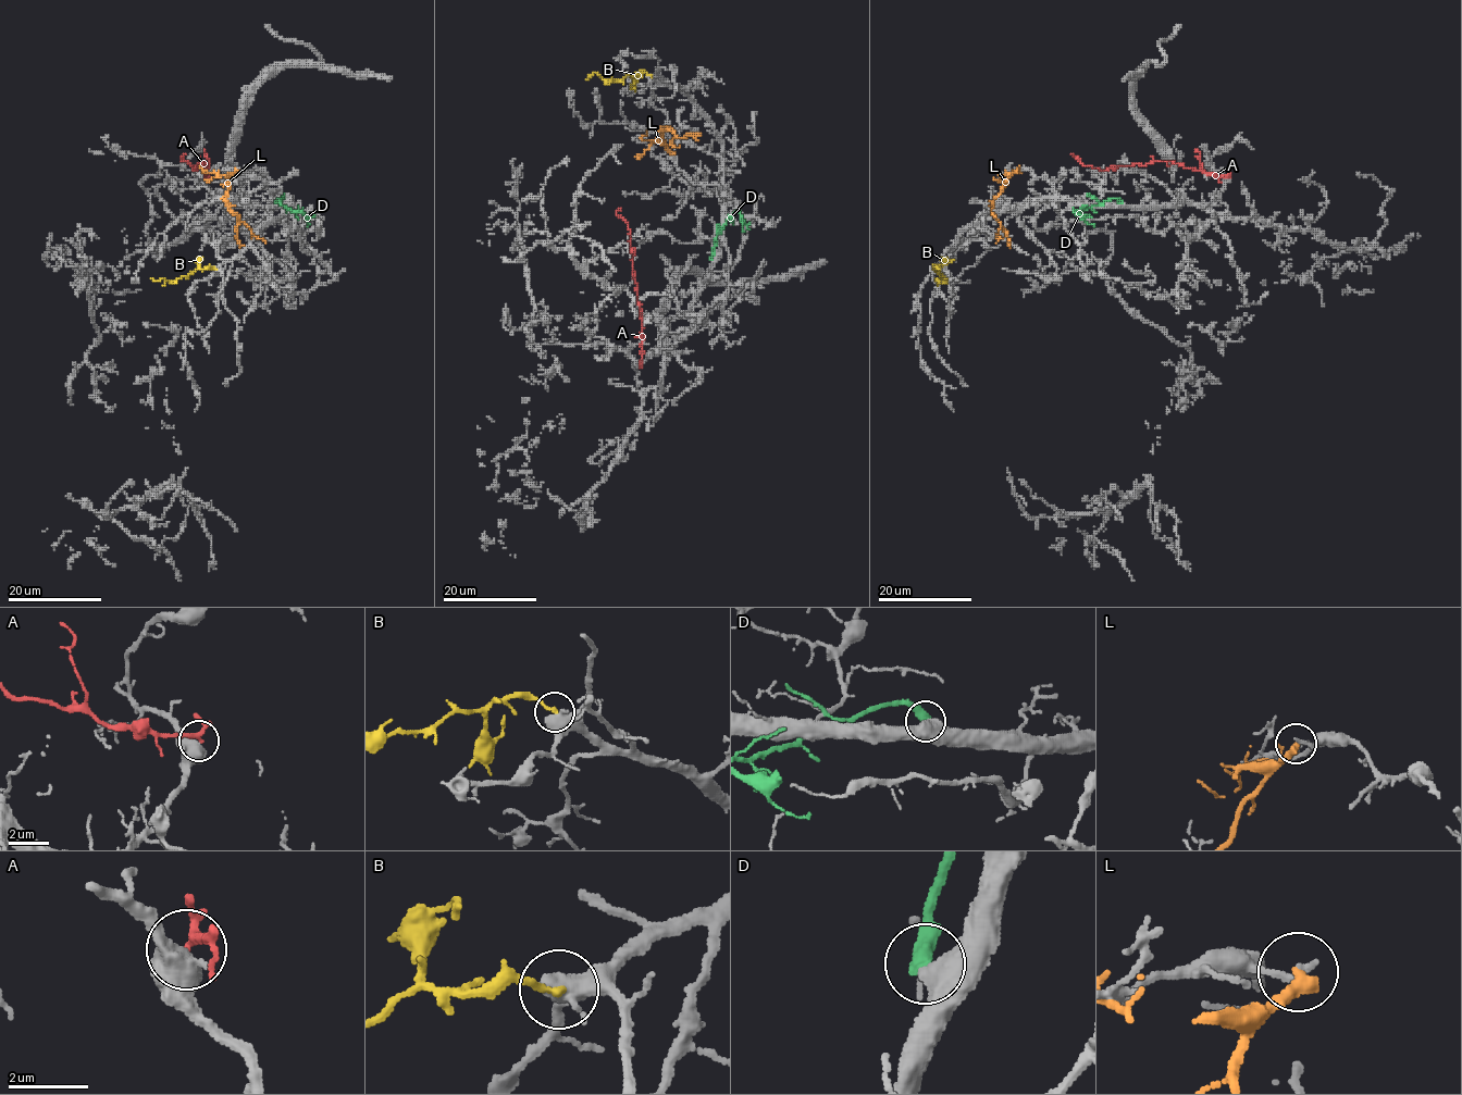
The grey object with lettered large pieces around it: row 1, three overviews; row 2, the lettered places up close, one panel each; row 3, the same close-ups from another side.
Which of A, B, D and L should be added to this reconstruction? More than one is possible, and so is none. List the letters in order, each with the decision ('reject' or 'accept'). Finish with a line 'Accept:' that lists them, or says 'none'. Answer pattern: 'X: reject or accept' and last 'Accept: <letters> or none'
A: reject
B: accept
D: reject
L: reject
Accept: B

